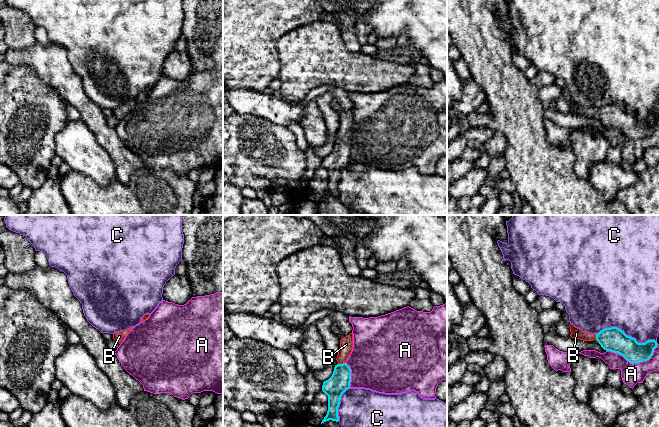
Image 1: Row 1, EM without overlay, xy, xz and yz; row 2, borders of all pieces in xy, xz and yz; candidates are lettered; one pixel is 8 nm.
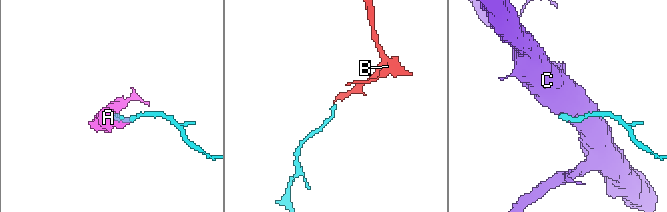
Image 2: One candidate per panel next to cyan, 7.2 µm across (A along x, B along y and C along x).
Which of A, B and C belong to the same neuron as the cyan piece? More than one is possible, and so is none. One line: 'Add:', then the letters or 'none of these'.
Add: B

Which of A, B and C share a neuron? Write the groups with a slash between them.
A / B / C

